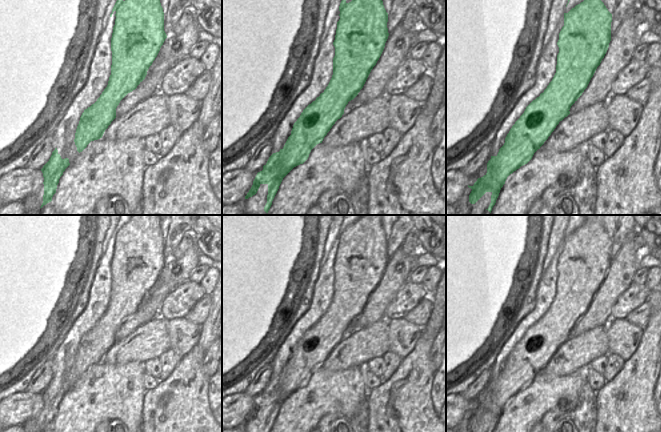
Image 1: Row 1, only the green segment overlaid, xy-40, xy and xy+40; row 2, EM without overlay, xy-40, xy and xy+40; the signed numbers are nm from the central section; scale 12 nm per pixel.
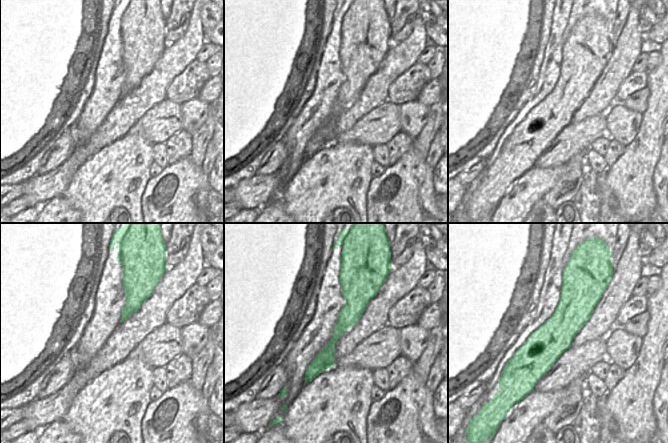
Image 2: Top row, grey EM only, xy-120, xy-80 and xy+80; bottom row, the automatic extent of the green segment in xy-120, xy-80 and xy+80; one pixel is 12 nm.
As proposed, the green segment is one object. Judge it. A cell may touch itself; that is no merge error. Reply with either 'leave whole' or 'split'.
leave whole

